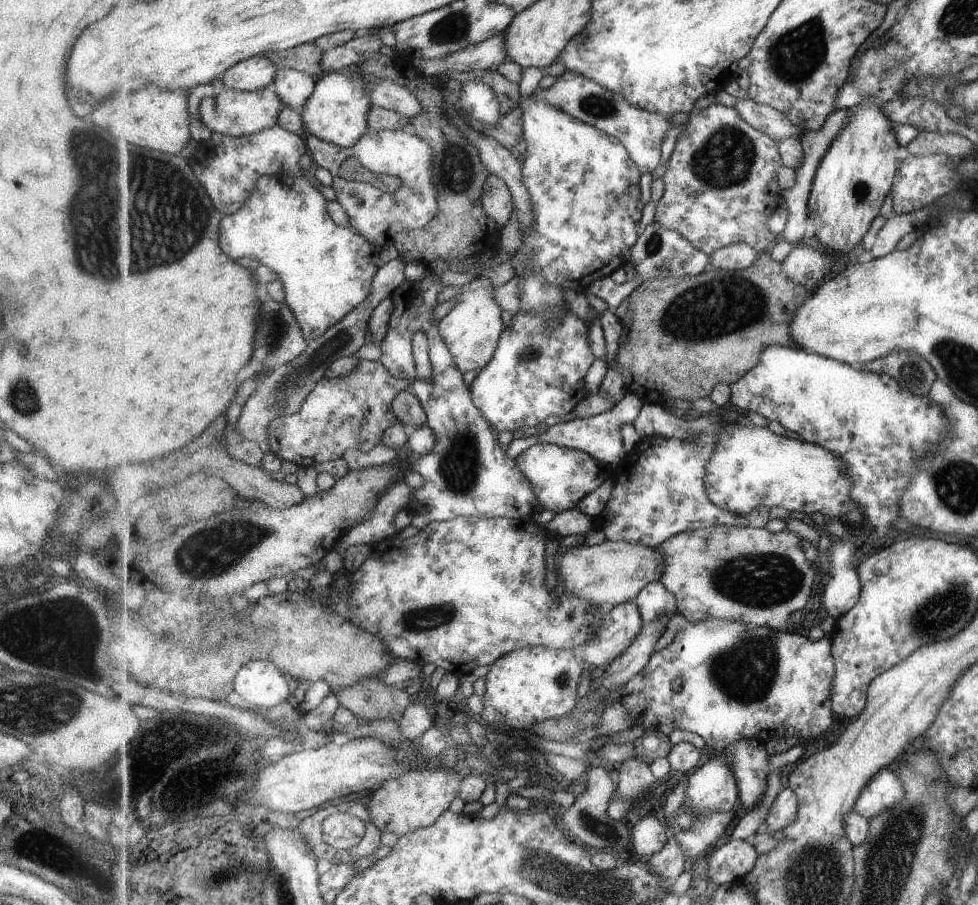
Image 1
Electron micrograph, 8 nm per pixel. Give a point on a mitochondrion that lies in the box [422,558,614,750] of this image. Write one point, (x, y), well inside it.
(562, 678)

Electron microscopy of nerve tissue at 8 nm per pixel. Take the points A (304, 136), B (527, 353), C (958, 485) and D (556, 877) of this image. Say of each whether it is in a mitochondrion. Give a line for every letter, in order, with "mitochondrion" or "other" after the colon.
A: other
B: mitochondrion
C: mitochondrion
D: mitochondrion

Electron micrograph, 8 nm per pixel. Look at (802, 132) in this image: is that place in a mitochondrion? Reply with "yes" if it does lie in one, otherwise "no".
no

